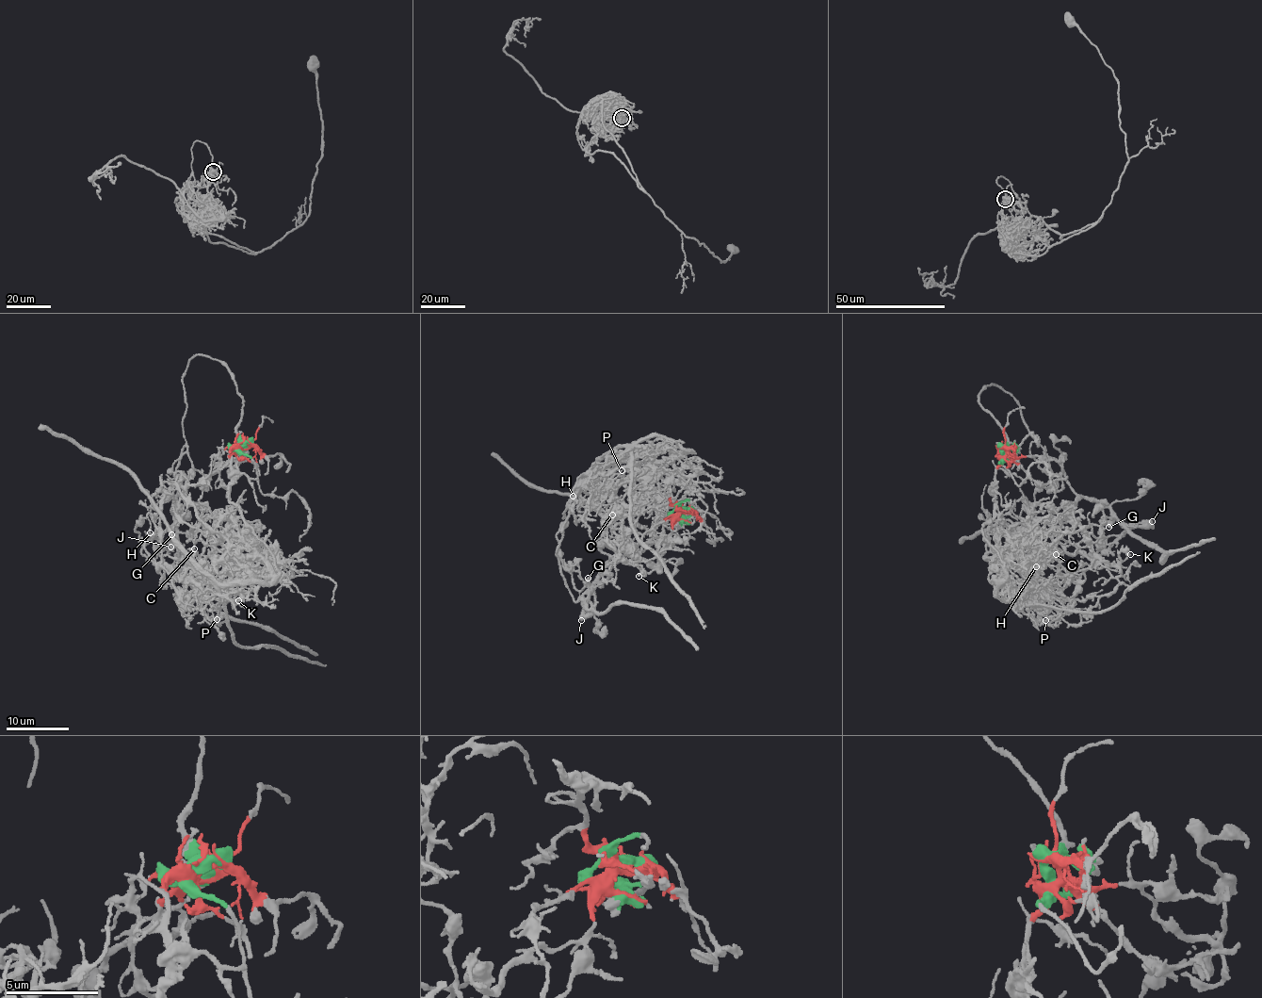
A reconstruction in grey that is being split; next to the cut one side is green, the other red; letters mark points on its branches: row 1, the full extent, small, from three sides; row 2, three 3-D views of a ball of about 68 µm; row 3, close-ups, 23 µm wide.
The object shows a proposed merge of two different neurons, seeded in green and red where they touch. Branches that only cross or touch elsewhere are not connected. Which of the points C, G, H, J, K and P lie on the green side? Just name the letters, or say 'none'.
G, J, K

